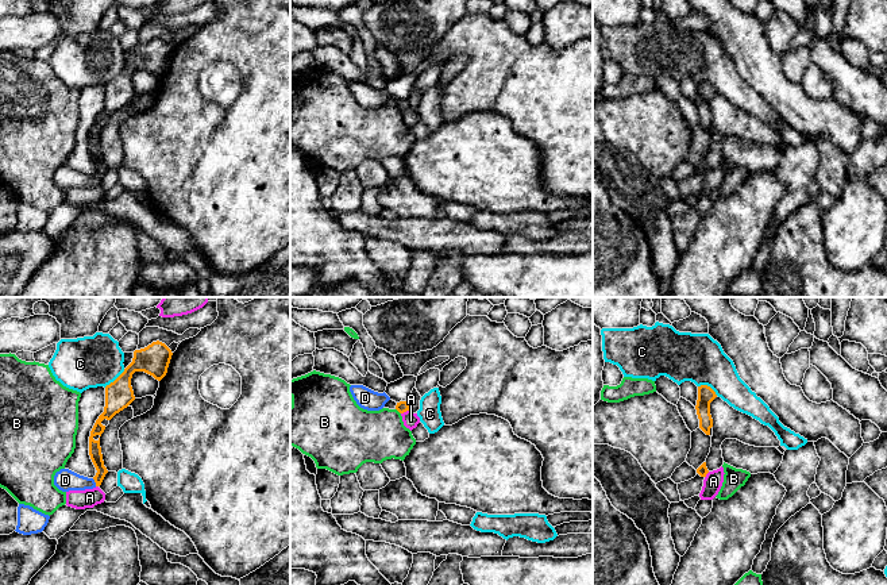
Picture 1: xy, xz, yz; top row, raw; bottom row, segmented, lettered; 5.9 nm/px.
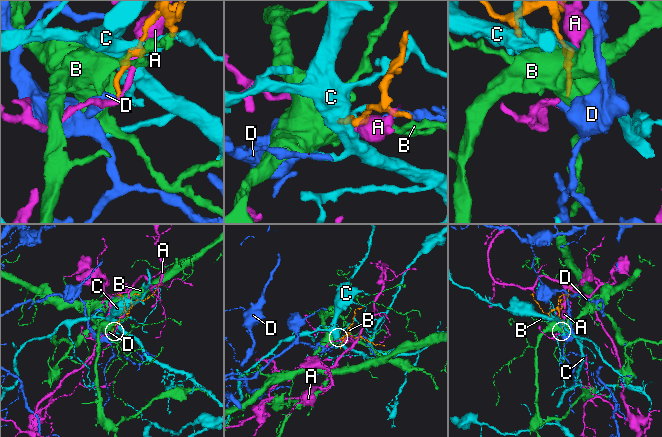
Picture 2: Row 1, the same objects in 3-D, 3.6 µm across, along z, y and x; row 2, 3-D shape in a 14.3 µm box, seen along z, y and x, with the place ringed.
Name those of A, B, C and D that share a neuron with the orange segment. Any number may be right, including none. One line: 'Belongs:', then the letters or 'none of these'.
Belongs: D

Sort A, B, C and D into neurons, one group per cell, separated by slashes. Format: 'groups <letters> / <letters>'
groups A / B / C / D

